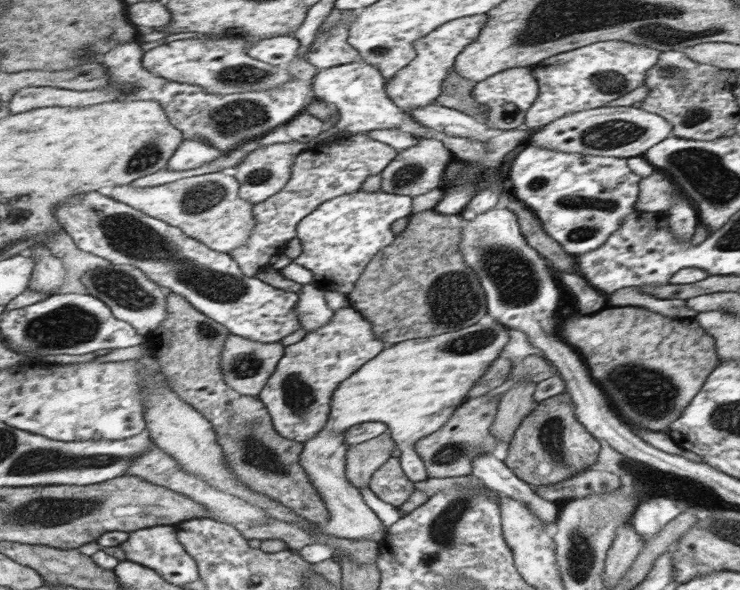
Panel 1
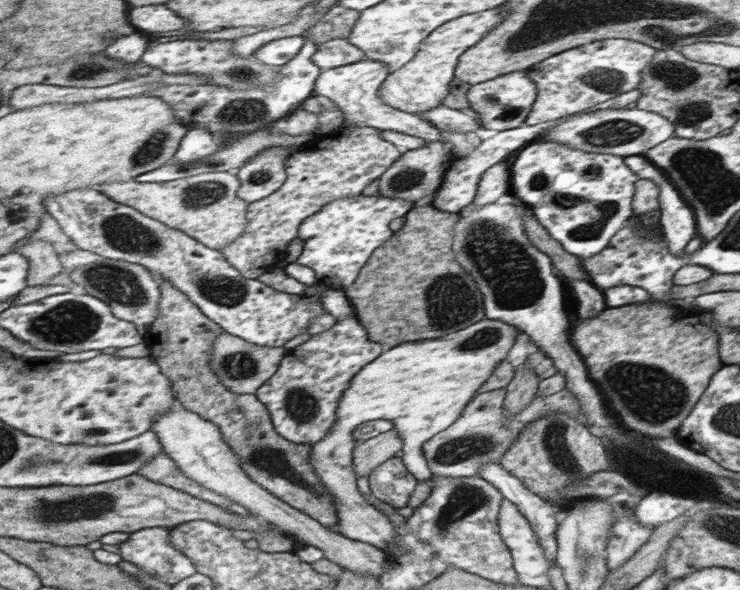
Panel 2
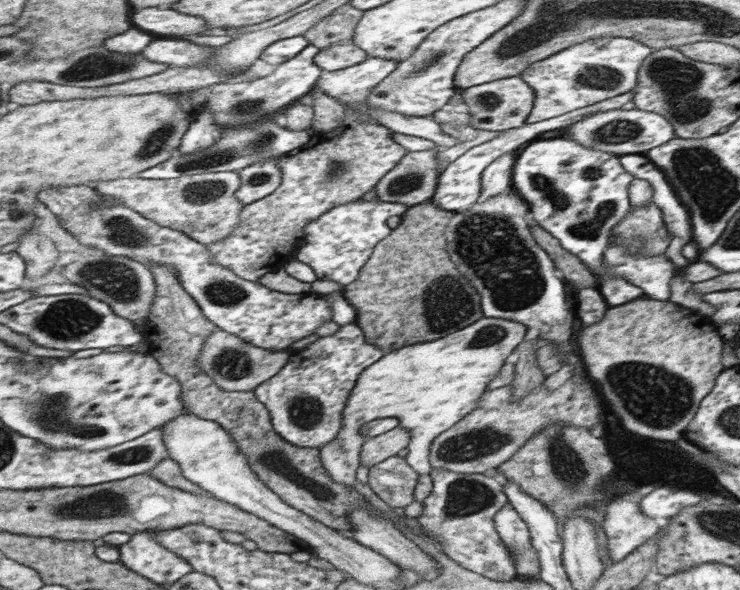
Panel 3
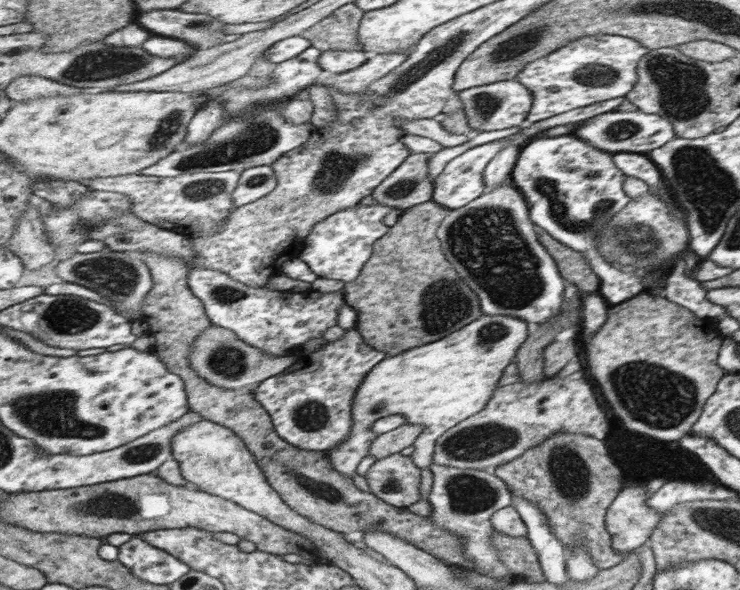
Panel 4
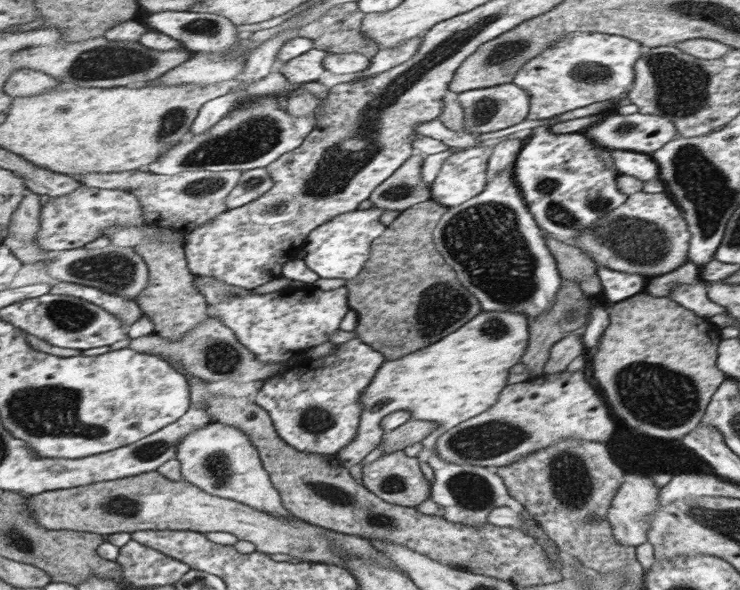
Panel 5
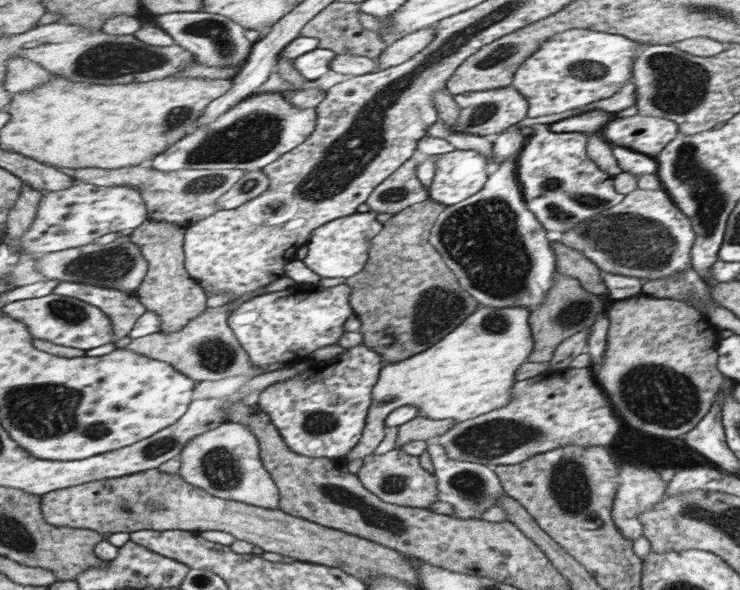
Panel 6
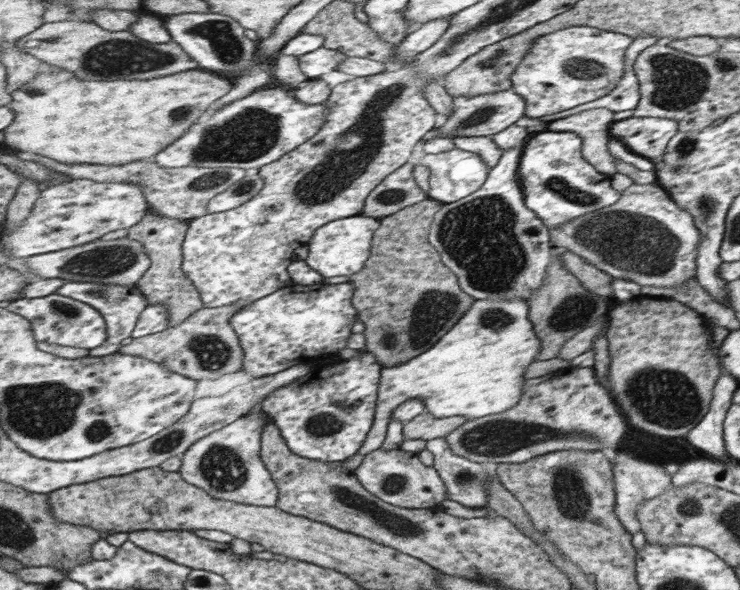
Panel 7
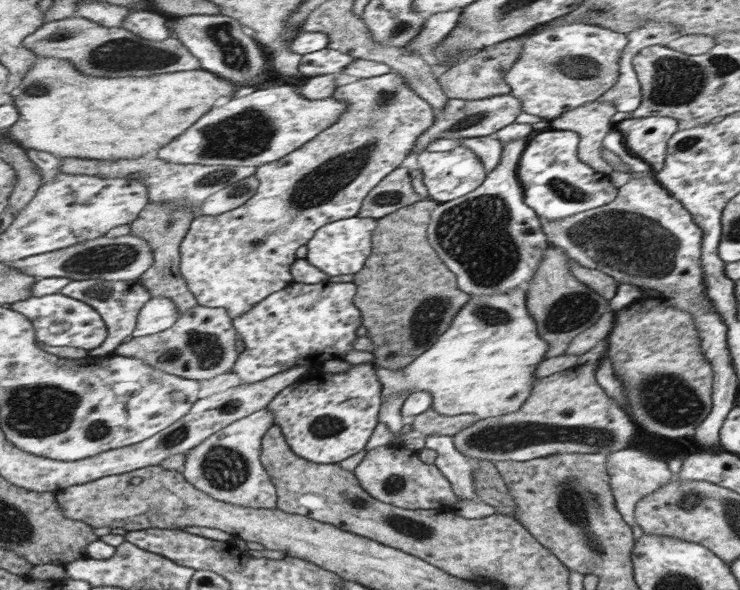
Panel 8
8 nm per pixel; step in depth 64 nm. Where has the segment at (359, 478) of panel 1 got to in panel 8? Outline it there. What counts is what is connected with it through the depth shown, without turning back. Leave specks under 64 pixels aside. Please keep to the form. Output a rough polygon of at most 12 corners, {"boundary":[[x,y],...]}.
{"boundary":[[430,408],[410,425],[426,437],[453,437],[476,415],[444,416]]}

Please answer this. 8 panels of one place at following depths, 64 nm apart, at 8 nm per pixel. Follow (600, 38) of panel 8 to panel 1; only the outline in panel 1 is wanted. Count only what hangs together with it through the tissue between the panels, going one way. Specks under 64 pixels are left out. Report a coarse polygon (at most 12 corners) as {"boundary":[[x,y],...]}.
{"boundary":[[605,40],[533,65],[525,126],[646,84],[661,52]]}

